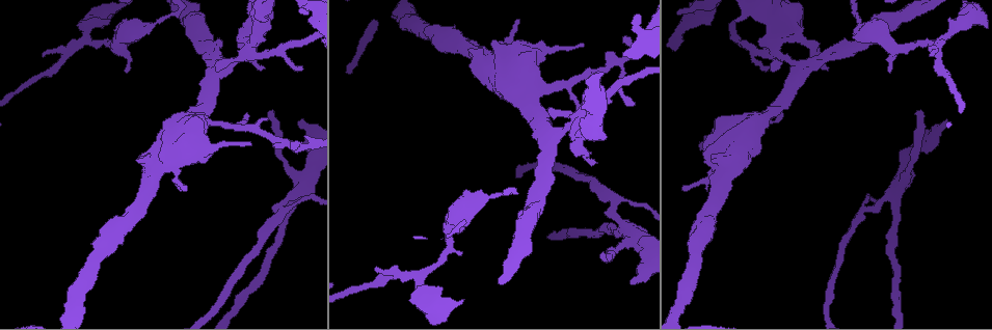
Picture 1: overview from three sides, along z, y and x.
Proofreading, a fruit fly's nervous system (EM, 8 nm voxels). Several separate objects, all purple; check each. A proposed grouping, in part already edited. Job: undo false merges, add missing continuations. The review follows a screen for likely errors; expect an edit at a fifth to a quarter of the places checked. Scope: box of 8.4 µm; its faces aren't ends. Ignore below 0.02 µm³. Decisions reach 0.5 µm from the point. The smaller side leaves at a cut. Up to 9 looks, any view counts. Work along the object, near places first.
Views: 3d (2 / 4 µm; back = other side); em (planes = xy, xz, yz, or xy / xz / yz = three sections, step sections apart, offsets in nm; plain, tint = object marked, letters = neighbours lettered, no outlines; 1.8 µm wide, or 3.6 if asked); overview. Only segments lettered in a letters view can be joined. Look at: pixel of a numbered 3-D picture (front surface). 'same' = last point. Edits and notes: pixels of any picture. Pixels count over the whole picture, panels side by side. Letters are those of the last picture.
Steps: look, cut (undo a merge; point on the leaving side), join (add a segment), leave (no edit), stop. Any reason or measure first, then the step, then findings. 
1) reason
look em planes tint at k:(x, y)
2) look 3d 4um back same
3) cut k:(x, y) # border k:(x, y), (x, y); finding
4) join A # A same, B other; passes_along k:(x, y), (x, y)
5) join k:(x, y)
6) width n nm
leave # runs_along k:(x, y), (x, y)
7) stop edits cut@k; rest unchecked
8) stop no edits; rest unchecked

look em planes letters at 1:(297, 122)

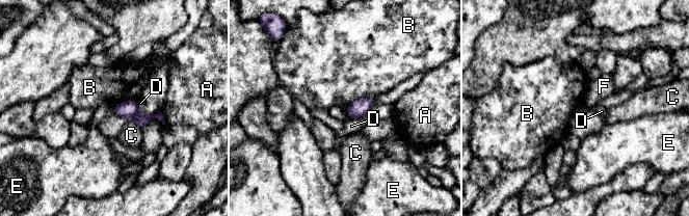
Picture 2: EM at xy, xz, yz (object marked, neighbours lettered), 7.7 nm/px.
leave # A other, B other, C other, D other, E other, F other; none of them fits

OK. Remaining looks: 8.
look 3d 4um back at 1:(243, 53)

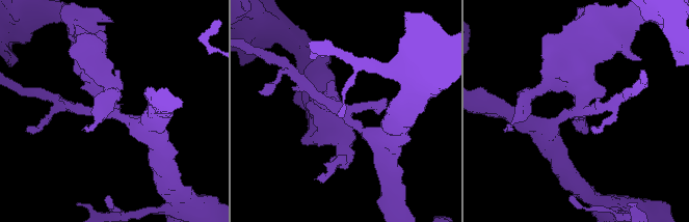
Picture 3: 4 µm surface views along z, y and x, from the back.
now the EM
look em planes letters at 3:(577, 112)

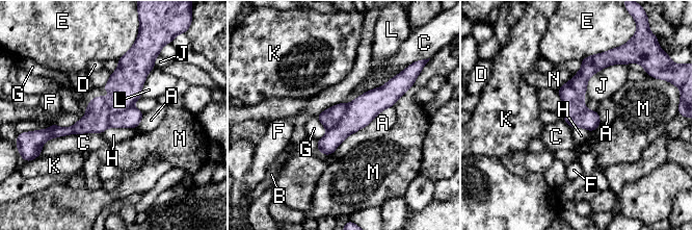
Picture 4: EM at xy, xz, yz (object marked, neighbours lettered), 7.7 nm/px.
cut 4:(127, 83) # A other, B other, C other, D other, E other, F other, G other, H other, J other, K other, L other, M other, N other; border 4:(131, 106), (114, 112), (108, 126); two cells meet here

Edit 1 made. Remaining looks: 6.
touches itself
look 3d 4um at 1:(518, 72)

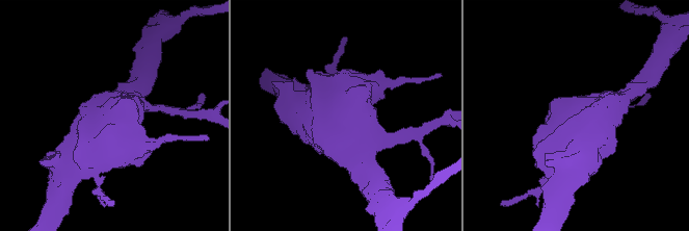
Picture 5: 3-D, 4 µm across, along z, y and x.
shape alone is not enough
look em planes tint at 5:(577, 128)

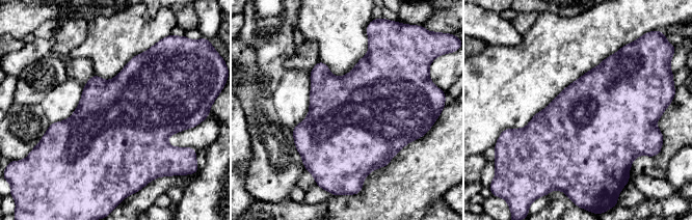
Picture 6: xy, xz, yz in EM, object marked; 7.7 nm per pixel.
look em planes letters same

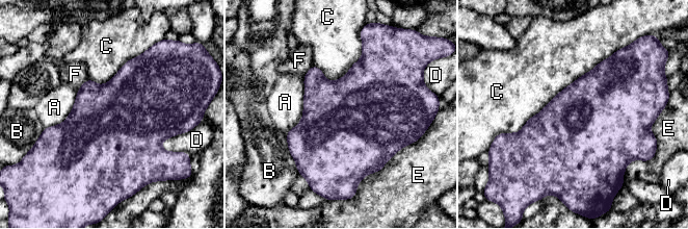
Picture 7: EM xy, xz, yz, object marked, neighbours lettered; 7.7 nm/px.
leave # A other, B other, C other, D other, E other, F other; border 7:(614, 52), (504, 133); continuous, no second cell

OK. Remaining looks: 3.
tapers out
look em yz step 16 tint at 1:(43, 55)

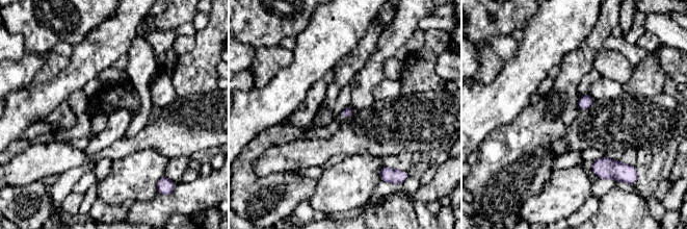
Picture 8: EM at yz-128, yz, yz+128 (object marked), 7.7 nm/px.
another direction
look em planes letters same

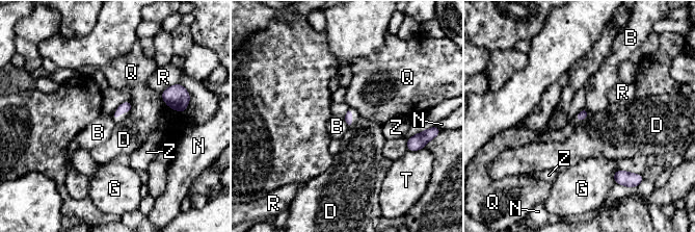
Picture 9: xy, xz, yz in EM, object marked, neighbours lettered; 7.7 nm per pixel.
leave # B other, D other, G other, N other, Q other, R other, T other, Z other; border 9:(586, 107), (587, 117), (583, 121); no lettered segment goes on from it

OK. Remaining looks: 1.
stop edits cut@4; rest unchecked

